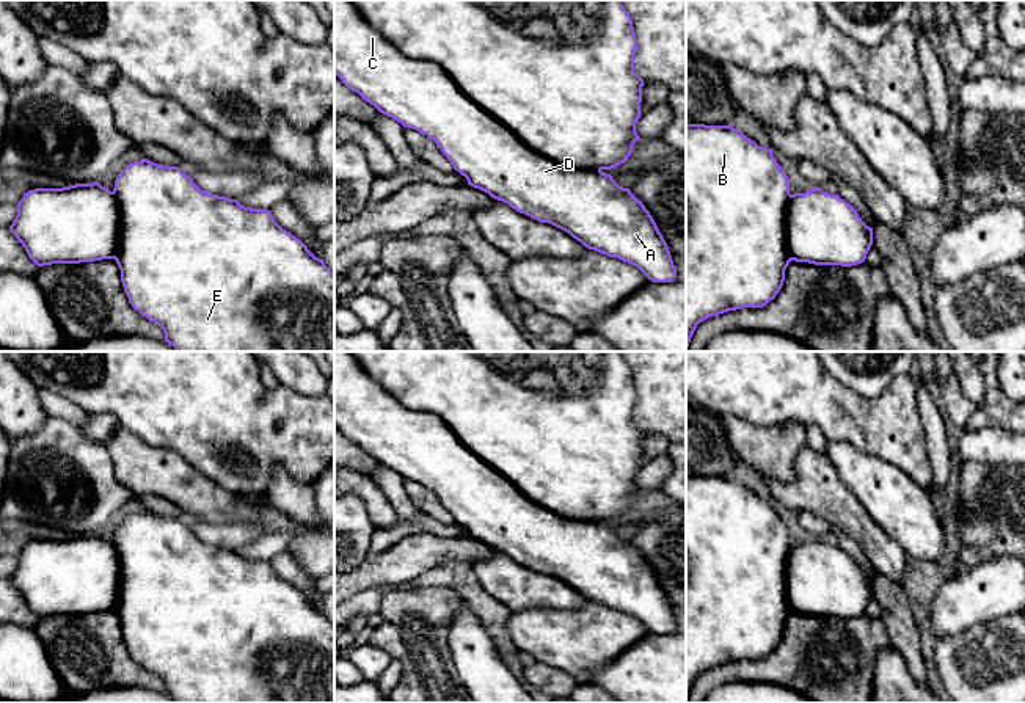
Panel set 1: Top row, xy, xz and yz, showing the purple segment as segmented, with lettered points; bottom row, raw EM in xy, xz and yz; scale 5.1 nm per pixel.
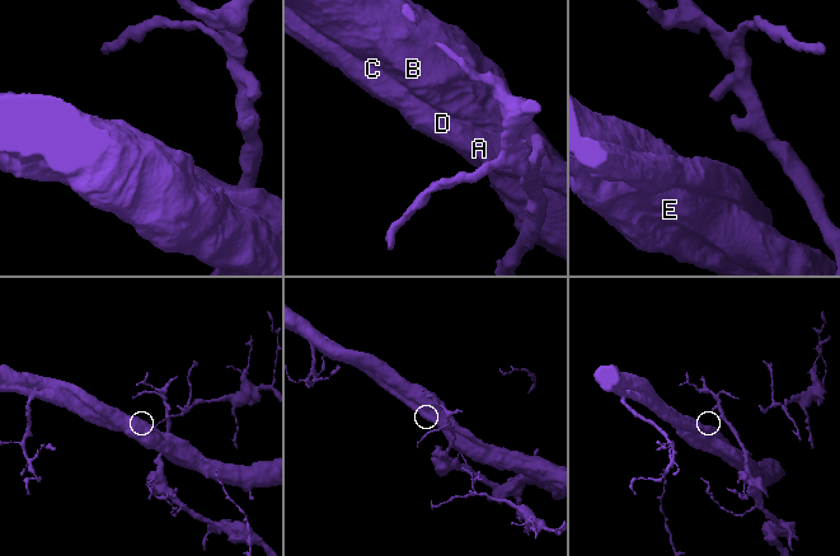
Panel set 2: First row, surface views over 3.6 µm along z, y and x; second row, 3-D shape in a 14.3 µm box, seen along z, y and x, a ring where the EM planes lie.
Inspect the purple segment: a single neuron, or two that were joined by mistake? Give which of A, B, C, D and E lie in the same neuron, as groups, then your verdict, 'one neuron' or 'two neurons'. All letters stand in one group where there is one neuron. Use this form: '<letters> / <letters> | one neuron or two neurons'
A B C D E | one neuron

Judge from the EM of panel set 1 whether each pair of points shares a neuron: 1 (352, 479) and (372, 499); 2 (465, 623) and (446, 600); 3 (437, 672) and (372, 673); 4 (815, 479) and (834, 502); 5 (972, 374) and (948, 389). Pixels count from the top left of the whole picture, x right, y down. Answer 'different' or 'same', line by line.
1: same
2: different
3: different
4: same
5: different

